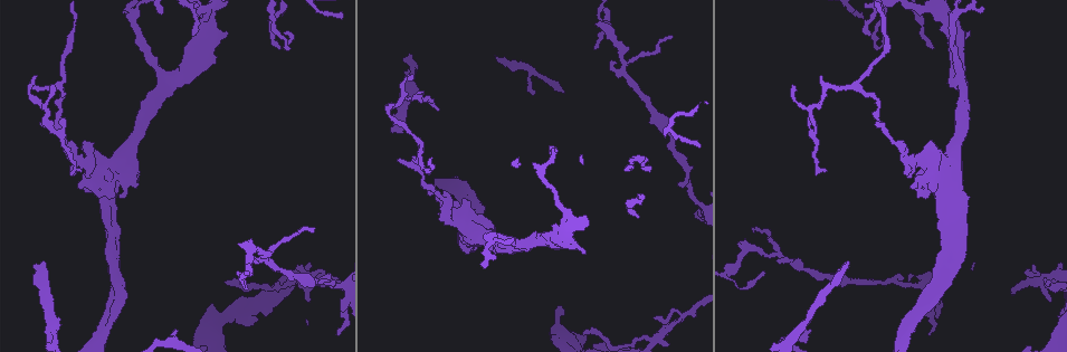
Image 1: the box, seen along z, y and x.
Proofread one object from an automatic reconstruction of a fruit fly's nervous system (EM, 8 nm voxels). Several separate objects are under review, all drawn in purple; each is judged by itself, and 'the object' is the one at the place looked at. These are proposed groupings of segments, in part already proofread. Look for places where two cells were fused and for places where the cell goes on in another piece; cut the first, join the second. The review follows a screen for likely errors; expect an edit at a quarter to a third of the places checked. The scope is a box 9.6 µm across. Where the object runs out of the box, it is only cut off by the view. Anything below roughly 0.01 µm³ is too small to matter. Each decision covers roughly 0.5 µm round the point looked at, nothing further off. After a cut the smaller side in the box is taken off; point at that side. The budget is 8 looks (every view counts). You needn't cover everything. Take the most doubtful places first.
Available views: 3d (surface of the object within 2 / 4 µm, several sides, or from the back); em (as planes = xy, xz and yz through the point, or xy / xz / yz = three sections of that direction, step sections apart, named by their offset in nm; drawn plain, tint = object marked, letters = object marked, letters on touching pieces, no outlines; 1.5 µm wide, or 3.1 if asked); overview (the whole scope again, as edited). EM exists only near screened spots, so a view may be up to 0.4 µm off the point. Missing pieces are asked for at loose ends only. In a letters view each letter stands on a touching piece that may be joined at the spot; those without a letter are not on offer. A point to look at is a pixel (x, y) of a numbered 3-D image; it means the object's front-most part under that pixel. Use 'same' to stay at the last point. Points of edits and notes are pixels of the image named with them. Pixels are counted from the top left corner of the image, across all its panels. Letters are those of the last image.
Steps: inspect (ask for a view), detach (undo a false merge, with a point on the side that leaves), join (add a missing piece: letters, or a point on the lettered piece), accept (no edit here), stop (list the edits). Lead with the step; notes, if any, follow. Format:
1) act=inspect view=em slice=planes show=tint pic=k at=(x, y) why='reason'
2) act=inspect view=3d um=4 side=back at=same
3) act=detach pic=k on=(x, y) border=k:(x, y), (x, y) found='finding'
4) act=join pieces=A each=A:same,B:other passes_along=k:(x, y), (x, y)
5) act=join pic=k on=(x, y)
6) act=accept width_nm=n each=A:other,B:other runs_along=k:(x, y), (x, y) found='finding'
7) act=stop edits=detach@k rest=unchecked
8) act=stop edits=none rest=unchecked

act=inspect view=3d um=4 pic=1 at=(175, 330) why='tapers out'

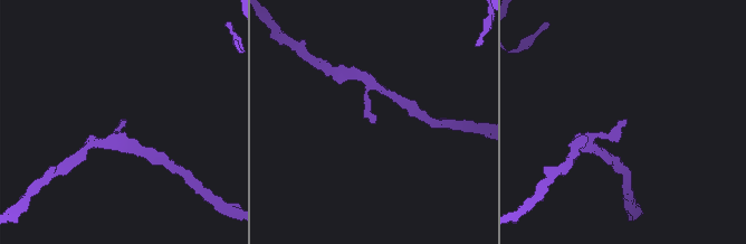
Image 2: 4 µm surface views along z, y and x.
act=inspect view=em slice=planes show=letters pic=2 at=(375, 123)

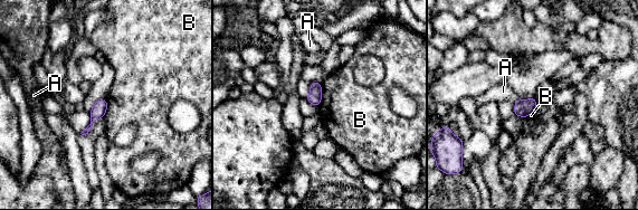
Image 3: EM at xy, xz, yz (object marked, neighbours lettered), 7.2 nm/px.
act=accept longest_contact=B:160nm each=A:other,B:other border=3:(321, 84), (321, 103), (318, 105) found='no lettered piece goes on from it'

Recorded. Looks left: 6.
act=inspect view=em slice=xz step=4 show=tint pic=1 at=(914, 159) why='thick turns thin'

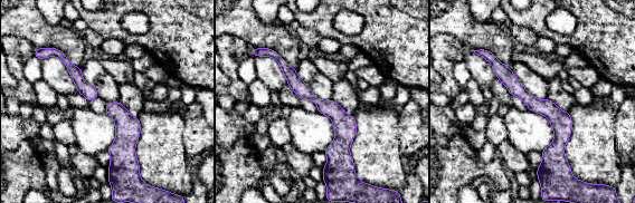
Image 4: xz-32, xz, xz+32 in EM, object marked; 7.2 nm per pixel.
act=inspect view=em slice=planes show=letters at=same

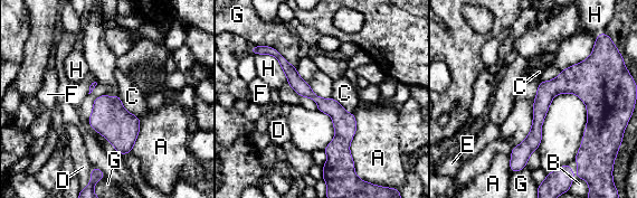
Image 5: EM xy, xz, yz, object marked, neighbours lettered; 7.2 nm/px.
act=accept longest_contact=A:420nm each=A:other,B:other,C:other,D:other,E:other,F:other,G:other,H:other border=5:(117, 94), (122, 105), (139, 119) found='one cell here'

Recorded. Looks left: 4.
act=inspect view=3d um=4 pic=1 at=(853, 281) why='sudden change in width'

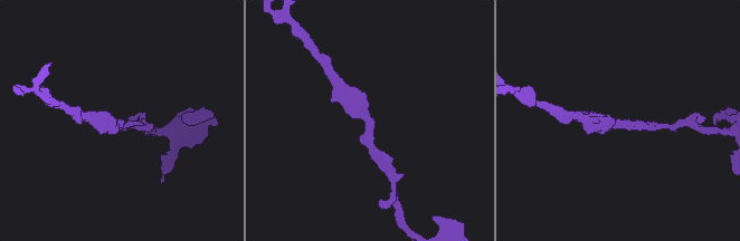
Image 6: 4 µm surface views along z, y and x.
act=inspect view=em slice=xz step=8 show=plain pic=6 at=(621, 123) why='now the EM'

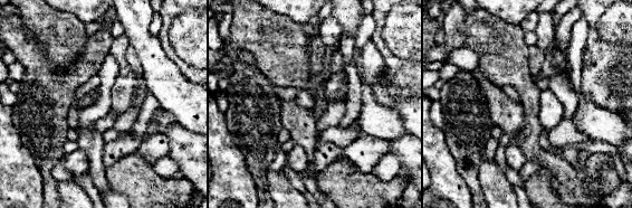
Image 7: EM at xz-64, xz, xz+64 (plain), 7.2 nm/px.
act=inspect view=em slice=xz step=8 show=letters at=same

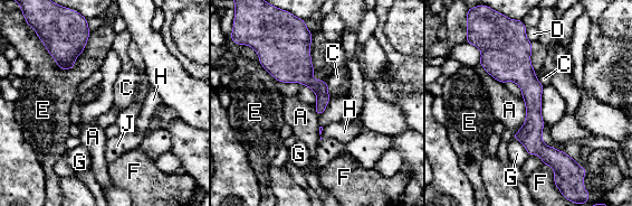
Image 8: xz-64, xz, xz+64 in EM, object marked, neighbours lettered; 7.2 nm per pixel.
act=accept each=A:other,C:other,D:other,E:other,F:other,G:other,H:other,J:other border=8:(523, 97), (525, 122), (514, 134) found='all the same cell'

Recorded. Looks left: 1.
act=stop edits=none rest=unchecked

